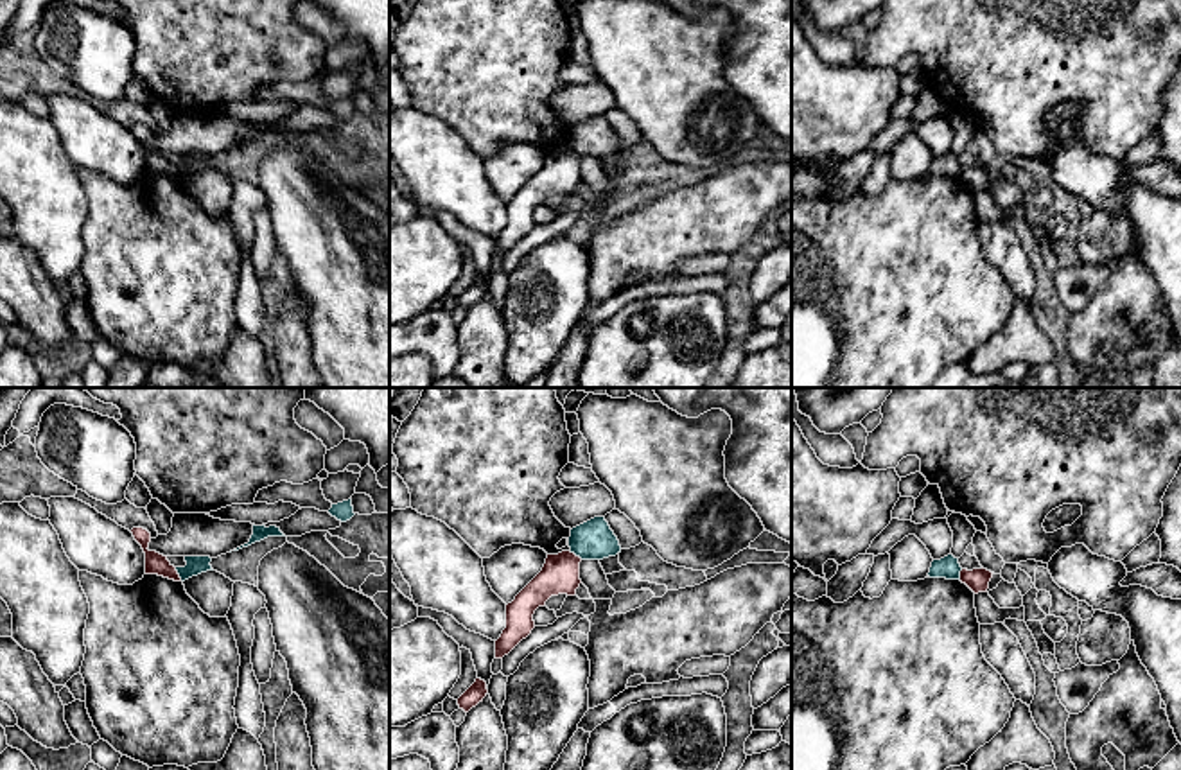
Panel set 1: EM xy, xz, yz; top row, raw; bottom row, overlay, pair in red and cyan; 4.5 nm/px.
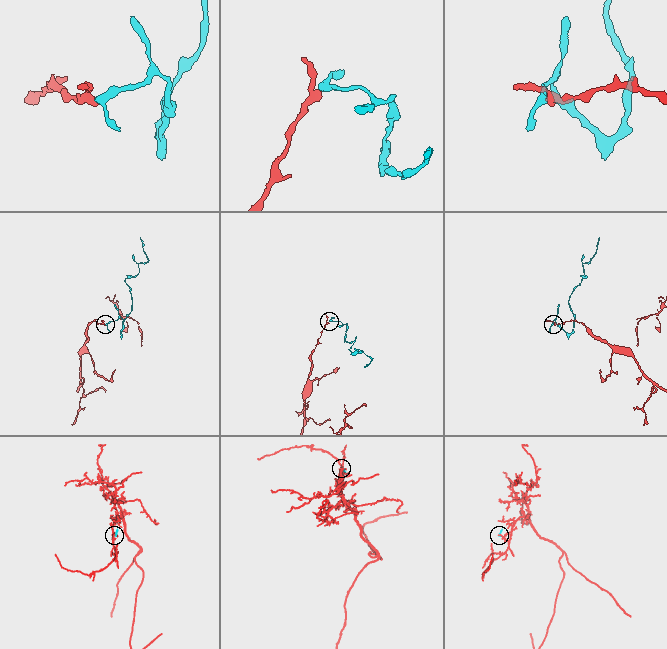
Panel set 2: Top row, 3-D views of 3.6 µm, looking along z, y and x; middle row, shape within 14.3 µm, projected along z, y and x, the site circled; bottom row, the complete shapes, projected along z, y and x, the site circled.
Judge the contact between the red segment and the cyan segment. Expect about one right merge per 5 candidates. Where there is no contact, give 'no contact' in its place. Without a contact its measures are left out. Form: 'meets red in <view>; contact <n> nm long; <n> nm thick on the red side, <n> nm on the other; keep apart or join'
meets red in xy; contact 70 nm long; 100 nm thick on the red side, 80 nm on the other; keep apart

